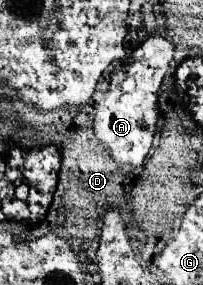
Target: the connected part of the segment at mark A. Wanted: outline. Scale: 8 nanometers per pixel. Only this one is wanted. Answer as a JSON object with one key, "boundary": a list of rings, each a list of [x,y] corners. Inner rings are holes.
{"boundary":[[[159,32],[149,34],[133,52],[133,60],[111,76],[111,88],[99,100],[95,110],[93,130],[95,136],[105,142],[113,154],[113,160],[125,170],[143,166],[145,156],[153,144],[155,124],[157,124],[157,98],[169,64],[173,60],[173,44]]]}

